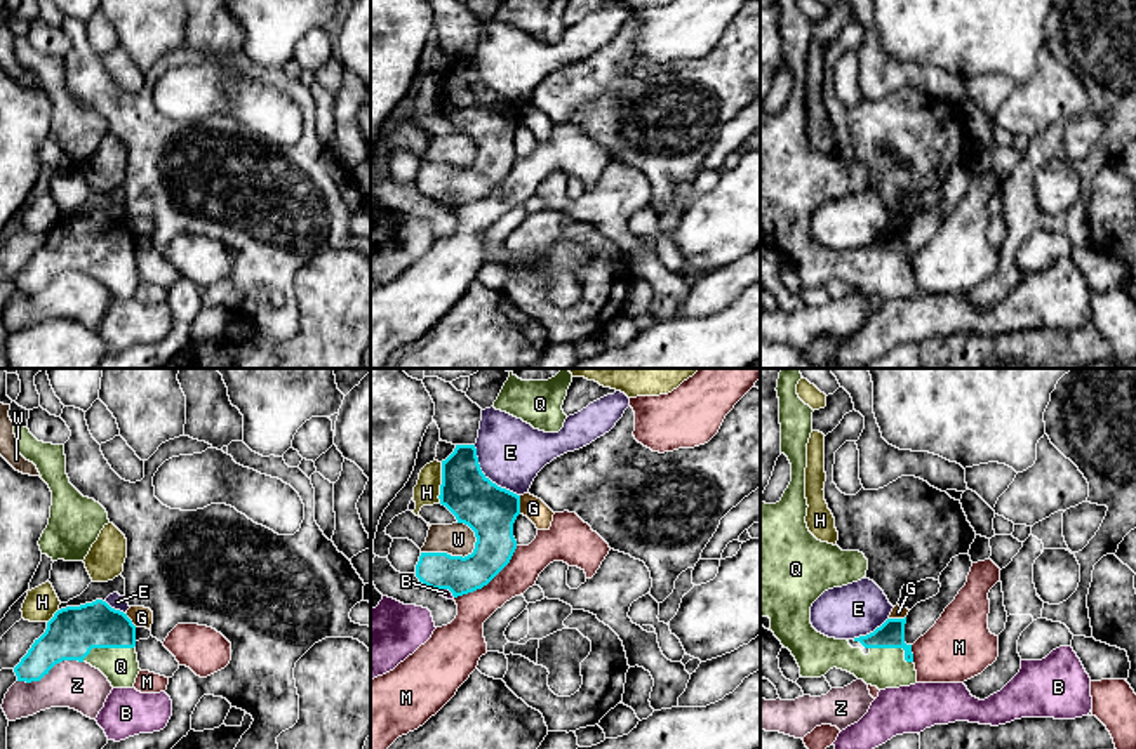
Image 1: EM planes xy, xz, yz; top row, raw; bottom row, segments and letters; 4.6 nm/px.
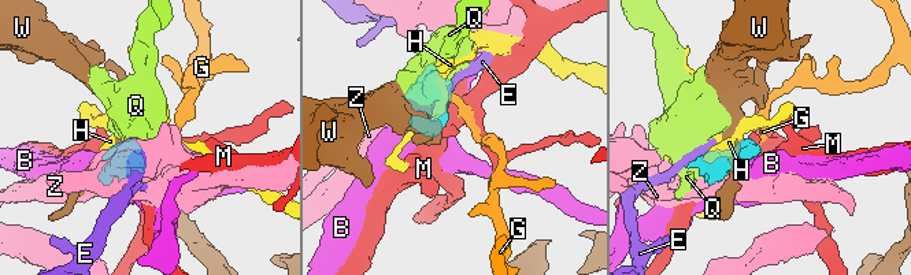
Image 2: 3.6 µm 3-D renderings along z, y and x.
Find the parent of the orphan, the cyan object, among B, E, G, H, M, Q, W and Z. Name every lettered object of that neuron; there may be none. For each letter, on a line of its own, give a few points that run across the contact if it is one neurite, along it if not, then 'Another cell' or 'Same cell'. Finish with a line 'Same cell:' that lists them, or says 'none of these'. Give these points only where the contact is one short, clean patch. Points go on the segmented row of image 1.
B: Line: xz (435, 588), (446, 588), (454, 596). Another cell
E: Line: xz (474, 445), (479, 468), (493, 482), (519, 496). Another cell
G: Line: xz (519, 496), (521, 513). Another cell
H: Another cell
M: Another cell
Q: Same cell
W: Line: xz (458, 522), (463, 522), (475, 537), (475, 548), (463, 558). Another cell
Z: Another cell
Same cell: Q

